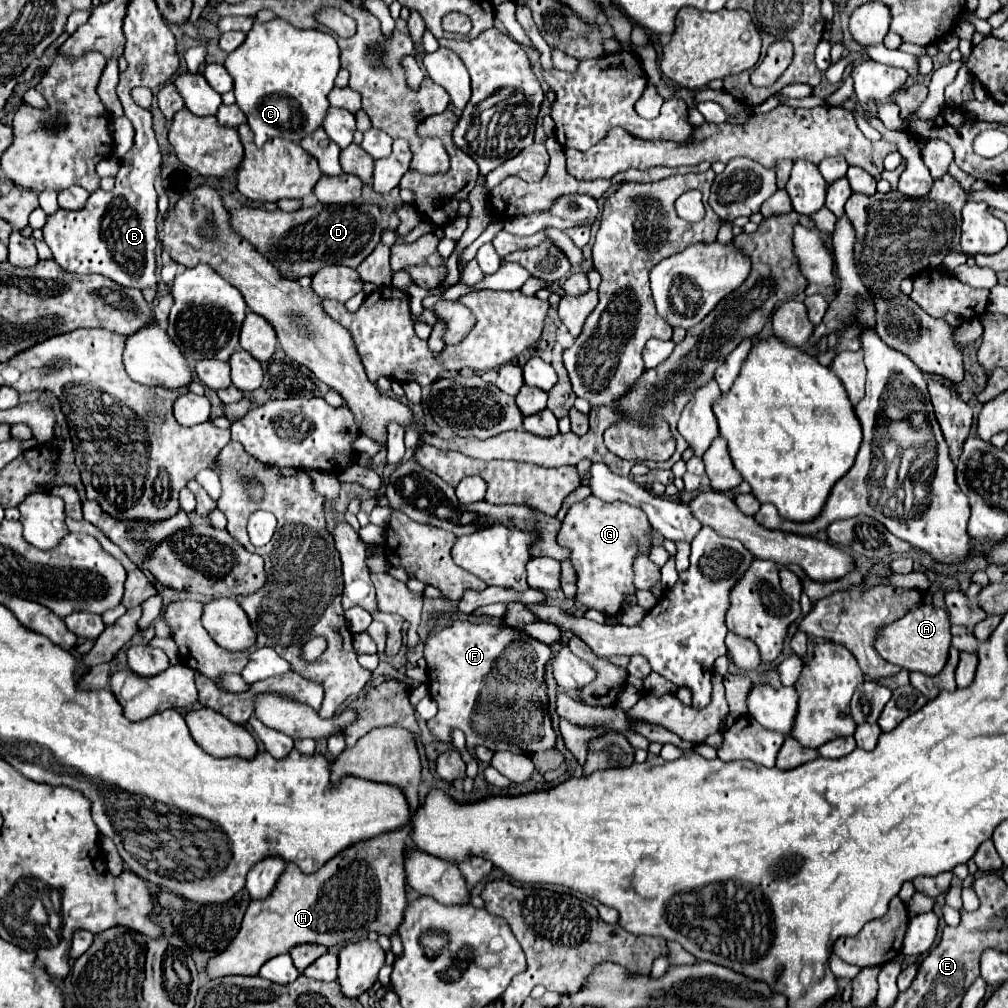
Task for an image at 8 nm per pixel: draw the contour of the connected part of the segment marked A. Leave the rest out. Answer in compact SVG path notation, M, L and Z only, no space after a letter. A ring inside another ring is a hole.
M920 604L918 608L910 610L904 618L900 618L888 626L882 626L878 630L874 648L890 664L896 664L910 672L922 672L926 676L936 676L946 664L950 640L952 640L952 636L950 636L948 612L942 608Z

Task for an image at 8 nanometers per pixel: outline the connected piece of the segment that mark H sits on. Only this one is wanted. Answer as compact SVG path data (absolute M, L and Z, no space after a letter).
M410 826L392 830L388 834L380 834L362 842L356 842L348 846L344 852L334 856L332 860L326 862L320 870L314 874L304 874L300 868L292 862L286 864L286 870L280 874L272 894L264 900L252 900L246 916L242 920L242 928L234 942L228 946L224 954L218 958L212 958L206 966L208 978L220 978L220 976L230 976L230 974L244 974L244 976L256 976L260 966L268 962L270 958L290 952L294 946L300 944L324 944L324 946L336 946L336 944L348 944L354 938L362 940L370 930L376 930L378 934L392 936L400 922L402 922L402 912L406 906L406 874L404 874L404 842L406 836L410 834Z

